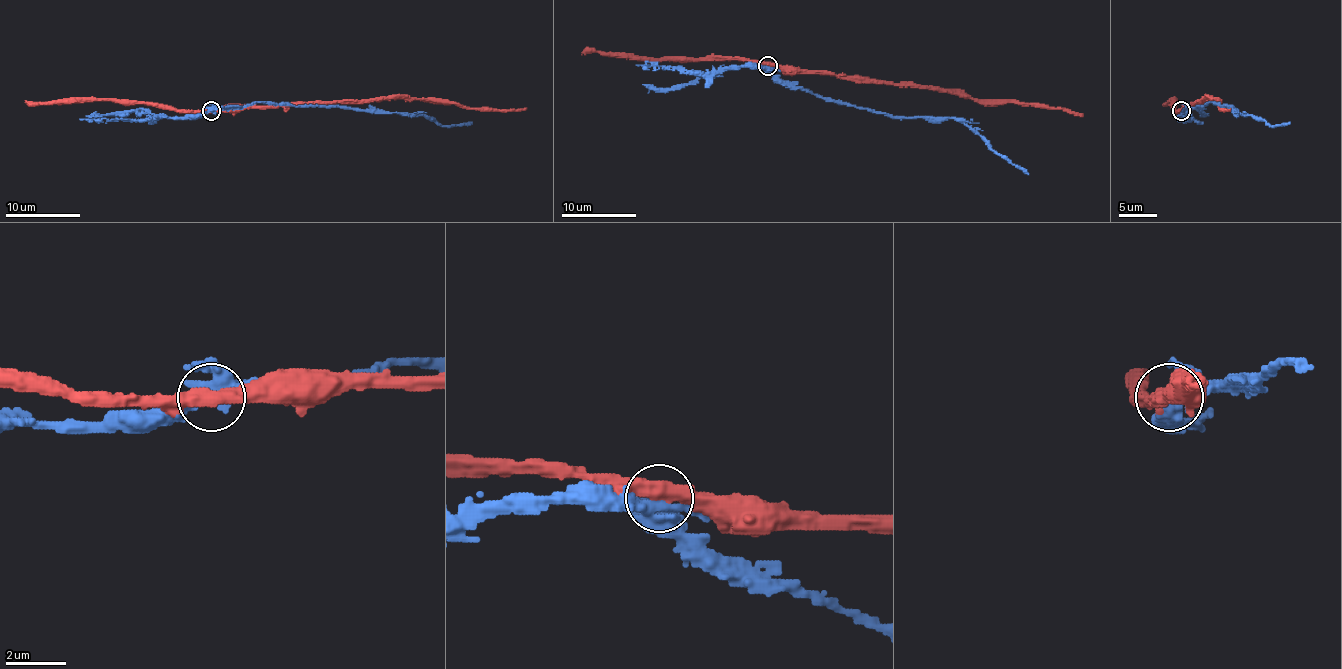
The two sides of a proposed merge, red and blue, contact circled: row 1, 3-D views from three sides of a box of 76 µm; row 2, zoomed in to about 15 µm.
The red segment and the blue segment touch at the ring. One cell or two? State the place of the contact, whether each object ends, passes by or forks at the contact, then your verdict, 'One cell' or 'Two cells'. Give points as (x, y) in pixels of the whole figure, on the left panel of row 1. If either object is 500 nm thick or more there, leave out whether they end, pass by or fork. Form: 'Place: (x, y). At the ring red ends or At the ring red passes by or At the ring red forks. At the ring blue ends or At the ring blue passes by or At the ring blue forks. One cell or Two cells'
Place: (211, 111). At the ring red passes by. At the ring blue forks. Two cells

